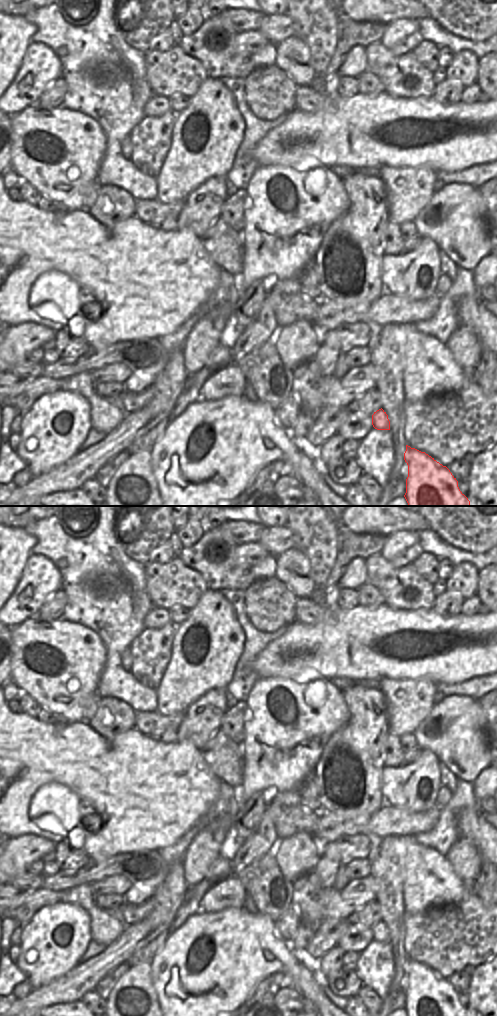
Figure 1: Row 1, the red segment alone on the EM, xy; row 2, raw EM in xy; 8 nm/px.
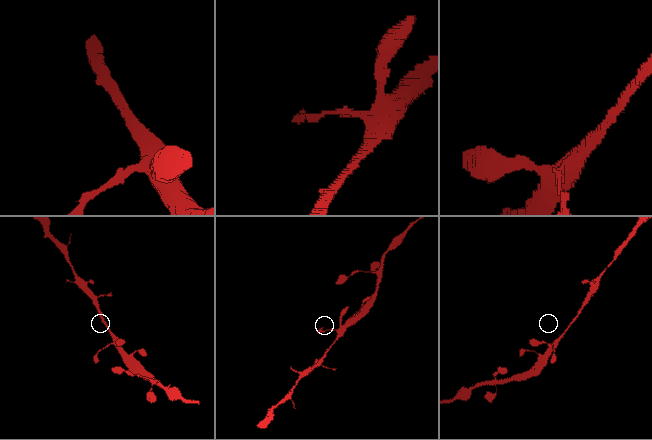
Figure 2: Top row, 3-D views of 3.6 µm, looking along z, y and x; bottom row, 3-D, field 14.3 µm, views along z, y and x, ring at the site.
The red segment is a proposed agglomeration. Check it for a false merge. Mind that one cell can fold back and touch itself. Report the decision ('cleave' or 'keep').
keep

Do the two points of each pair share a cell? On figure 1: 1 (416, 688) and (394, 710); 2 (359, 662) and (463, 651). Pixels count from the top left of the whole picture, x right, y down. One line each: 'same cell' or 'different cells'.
1: same cell
2: same cell

